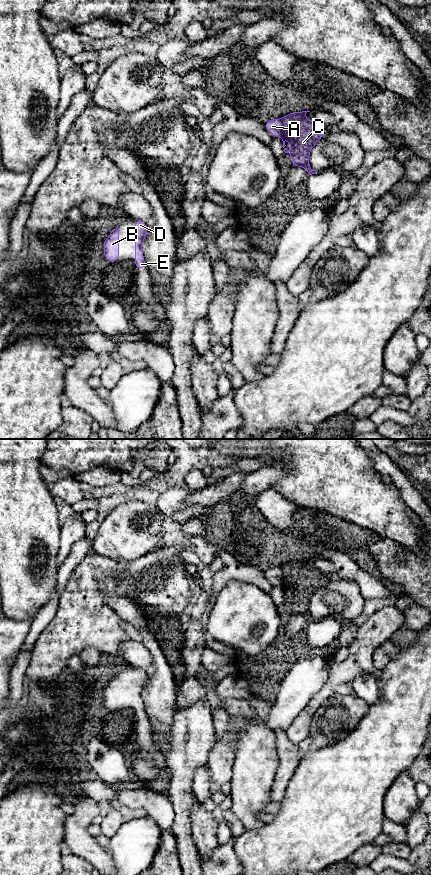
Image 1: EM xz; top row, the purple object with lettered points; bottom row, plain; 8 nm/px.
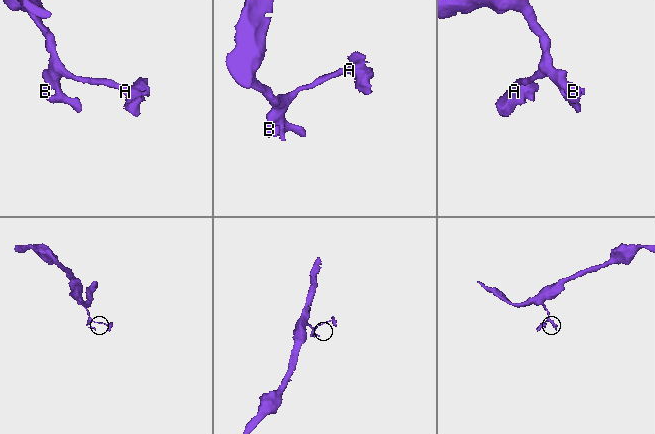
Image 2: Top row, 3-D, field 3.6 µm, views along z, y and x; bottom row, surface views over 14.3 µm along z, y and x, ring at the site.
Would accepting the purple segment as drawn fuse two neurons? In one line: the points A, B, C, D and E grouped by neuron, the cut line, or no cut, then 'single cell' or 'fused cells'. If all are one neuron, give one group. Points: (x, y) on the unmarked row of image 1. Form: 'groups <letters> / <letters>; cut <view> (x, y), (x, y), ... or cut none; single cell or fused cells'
groups A B D E / C; cut xz (281, 567), (282, 580), (279, 583); fused cells

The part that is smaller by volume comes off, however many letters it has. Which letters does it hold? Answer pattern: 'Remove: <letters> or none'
Remove: C

